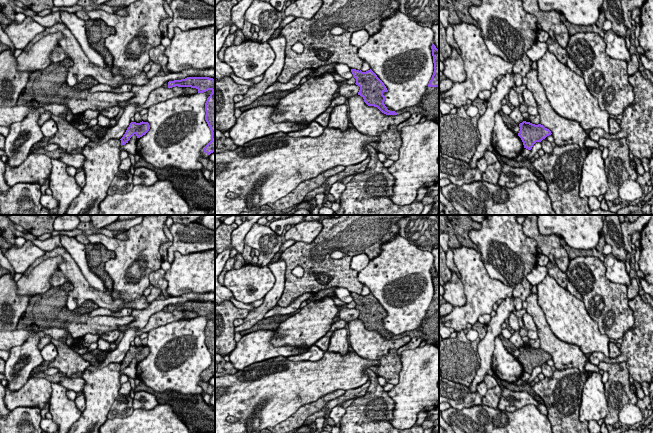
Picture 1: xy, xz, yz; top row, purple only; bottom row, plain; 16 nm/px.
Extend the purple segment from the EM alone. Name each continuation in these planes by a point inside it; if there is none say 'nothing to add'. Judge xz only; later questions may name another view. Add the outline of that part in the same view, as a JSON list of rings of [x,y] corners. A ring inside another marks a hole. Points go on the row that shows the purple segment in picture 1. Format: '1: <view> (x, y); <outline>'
1: xz (429, 105); [[[428,87],[426,93],[416,106],[396,111],[397,115],[404,112],[421,114],[426,120],[433,120],[439,124],[439,87]]]

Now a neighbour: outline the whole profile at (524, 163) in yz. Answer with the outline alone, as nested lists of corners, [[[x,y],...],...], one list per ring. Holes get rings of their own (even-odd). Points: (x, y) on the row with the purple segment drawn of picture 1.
[[[523,158],[516,165],[518,167],[529,169],[538,179],[544,180],[544,177],[542,176],[542,174],[534,168],[534,166],[532,165],[532,163],[529,160],[526,160]]]

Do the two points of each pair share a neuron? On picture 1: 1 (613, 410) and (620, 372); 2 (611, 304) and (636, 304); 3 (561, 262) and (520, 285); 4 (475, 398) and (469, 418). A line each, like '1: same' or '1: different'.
1: same
2: different
3: different
4: different

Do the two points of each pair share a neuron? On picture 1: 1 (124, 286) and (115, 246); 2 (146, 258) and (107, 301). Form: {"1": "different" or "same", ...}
{"1": "same", "2": "different"}

